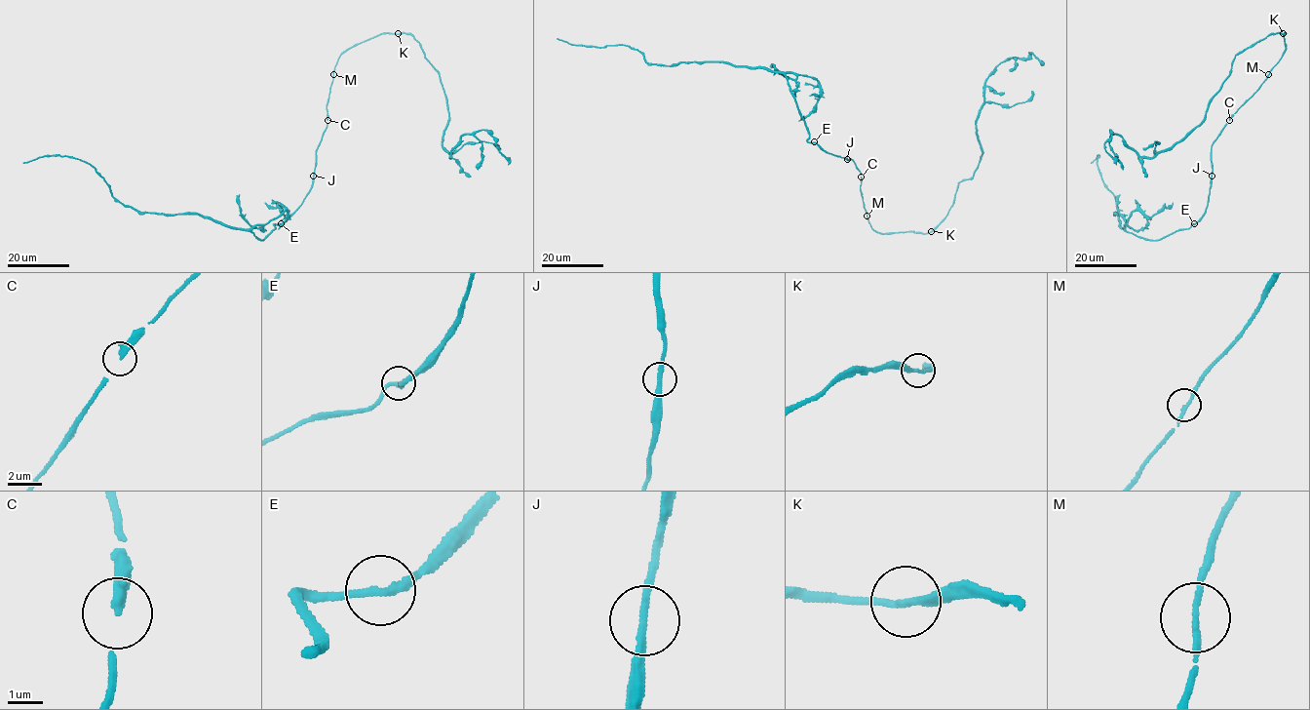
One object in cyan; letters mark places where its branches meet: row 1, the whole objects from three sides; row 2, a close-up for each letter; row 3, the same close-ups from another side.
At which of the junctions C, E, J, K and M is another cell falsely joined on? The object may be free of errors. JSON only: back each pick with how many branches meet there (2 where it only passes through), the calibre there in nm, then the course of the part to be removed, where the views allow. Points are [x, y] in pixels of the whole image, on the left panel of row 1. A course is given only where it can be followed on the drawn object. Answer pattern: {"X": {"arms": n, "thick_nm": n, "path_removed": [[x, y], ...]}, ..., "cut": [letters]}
{"cut": []}

